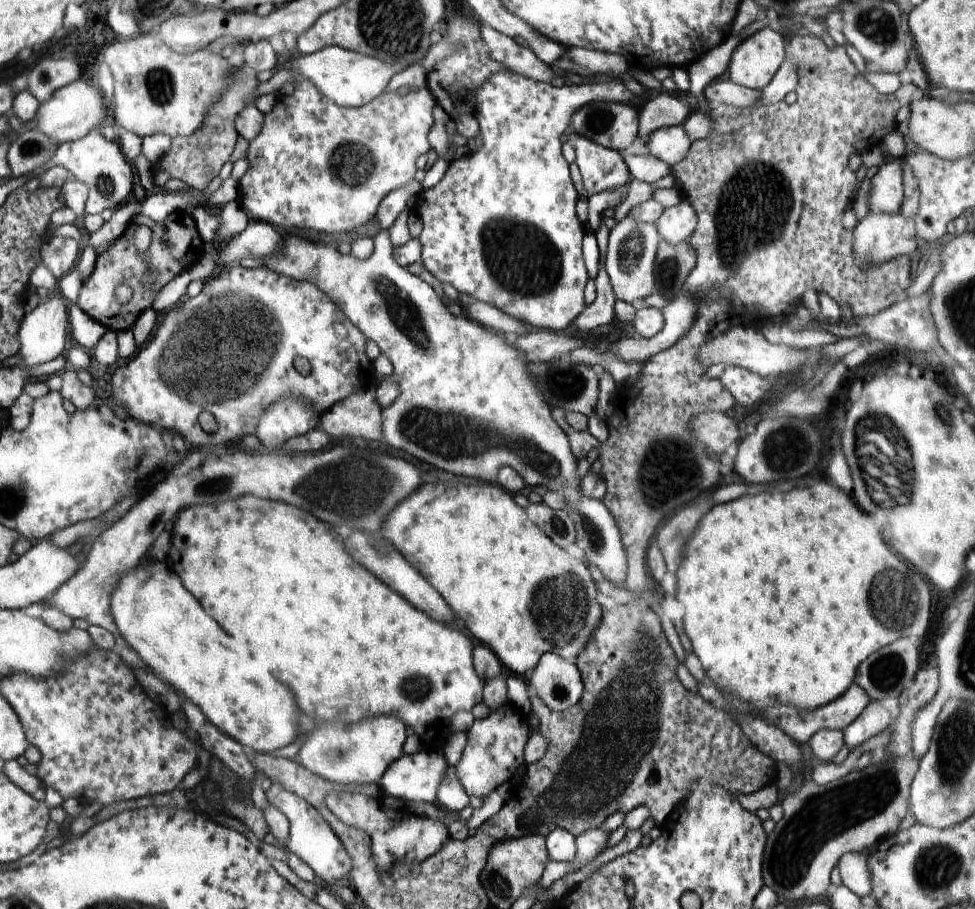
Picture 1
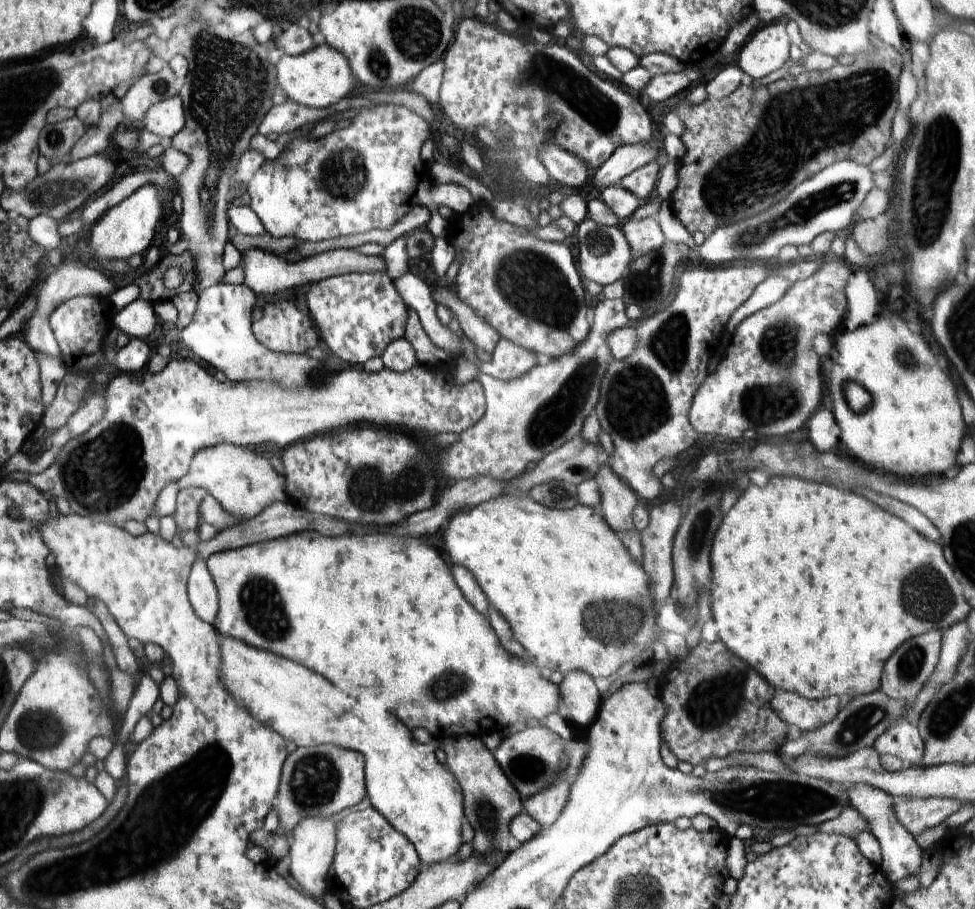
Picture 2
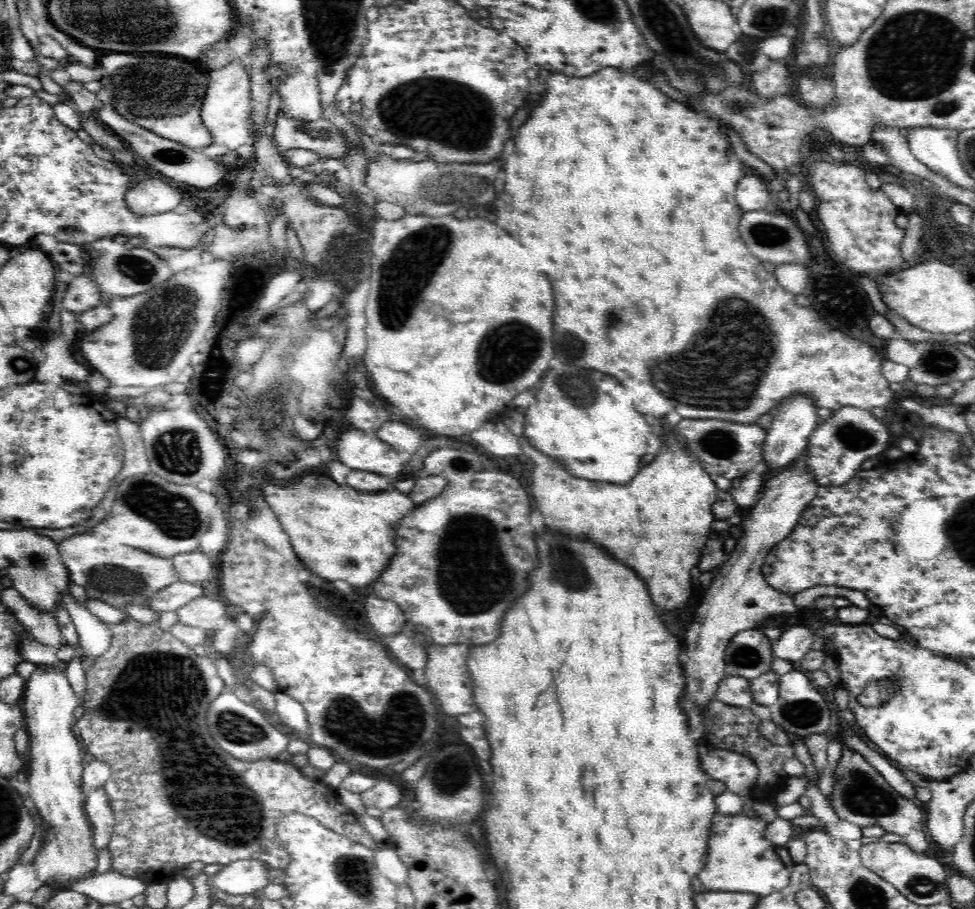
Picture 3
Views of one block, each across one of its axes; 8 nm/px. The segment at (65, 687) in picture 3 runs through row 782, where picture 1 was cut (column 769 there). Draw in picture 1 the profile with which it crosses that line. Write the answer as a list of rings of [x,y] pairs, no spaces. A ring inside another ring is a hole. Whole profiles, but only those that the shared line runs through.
[[[768,27],[759,29],[750,37],[746,37],[734,50],[730,57],[725,79],[749,89],[763,89],[772,80],[780,65],[787,56],[788,41],[785,32],[774,32]]]

